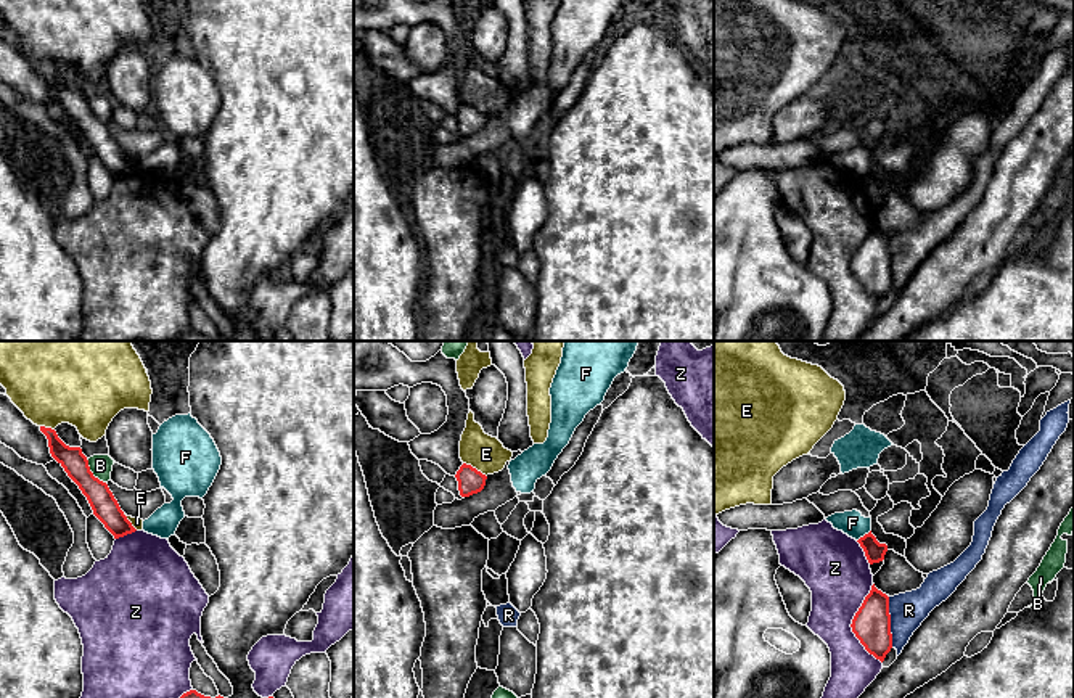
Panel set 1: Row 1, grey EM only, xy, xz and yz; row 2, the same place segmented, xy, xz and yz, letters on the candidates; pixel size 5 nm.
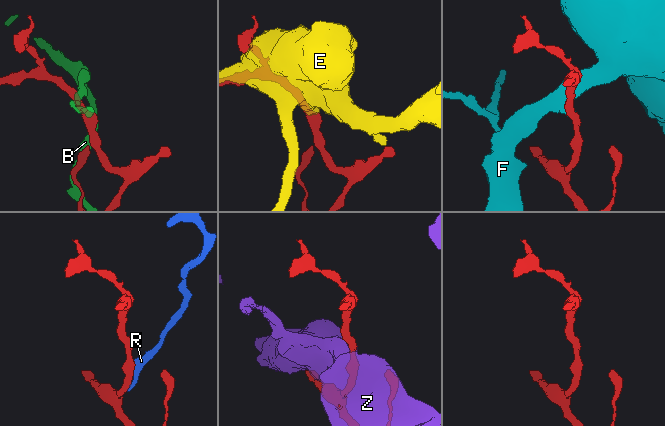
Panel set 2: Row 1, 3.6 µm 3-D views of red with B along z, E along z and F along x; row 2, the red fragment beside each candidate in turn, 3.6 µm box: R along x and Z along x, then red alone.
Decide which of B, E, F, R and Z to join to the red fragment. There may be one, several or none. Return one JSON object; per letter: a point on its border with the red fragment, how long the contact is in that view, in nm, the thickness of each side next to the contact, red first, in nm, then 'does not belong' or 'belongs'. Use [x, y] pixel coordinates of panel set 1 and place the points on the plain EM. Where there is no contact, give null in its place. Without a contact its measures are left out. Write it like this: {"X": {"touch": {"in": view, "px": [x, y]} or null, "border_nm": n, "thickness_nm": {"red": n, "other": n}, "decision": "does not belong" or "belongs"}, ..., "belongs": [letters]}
{"B": {"touch": {"in": "xy", "px": [92, 113]}, "border_nm": 170, "thickness_nm": {"red": 130, "other": 110}, "decision": "does not belong"}, "E": {"touch": {"in": "xz", "px": [475, 108]}, "border_nm": 140, "thickness_nm": {"red": 130, "other": 180}, "decision": "does not belong"}, "F": {"touch": {"in": "yz", "px": [865, 174]}, "border_nm": 90, "thickness_nm": {"red": 100, "other": 120}, "decision": "does not belong"}, "R": {"touch": {"in": "yz", "px": [889, 262]}, "border_nm": 260, "thickness_nm": {"red": 190, "other": 180}, "decision": "does not belong"}, "Z": {"touch": {"in": "yz", "px": [851, 264]}, "border_nm": 400, "thickness_nm": {"red": 190, "other": 320}, "decision": "does not belong"}, "belongs": []}

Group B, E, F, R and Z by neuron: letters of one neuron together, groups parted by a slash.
B / E / F / R / Z

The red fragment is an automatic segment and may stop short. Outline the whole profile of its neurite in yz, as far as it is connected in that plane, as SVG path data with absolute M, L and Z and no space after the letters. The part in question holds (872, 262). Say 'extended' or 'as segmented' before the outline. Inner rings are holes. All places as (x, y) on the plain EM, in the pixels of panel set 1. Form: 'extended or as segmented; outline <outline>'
as segmented; outline M875 224L855 253L851 267L865 289L883 302L892 288L889 236Z

